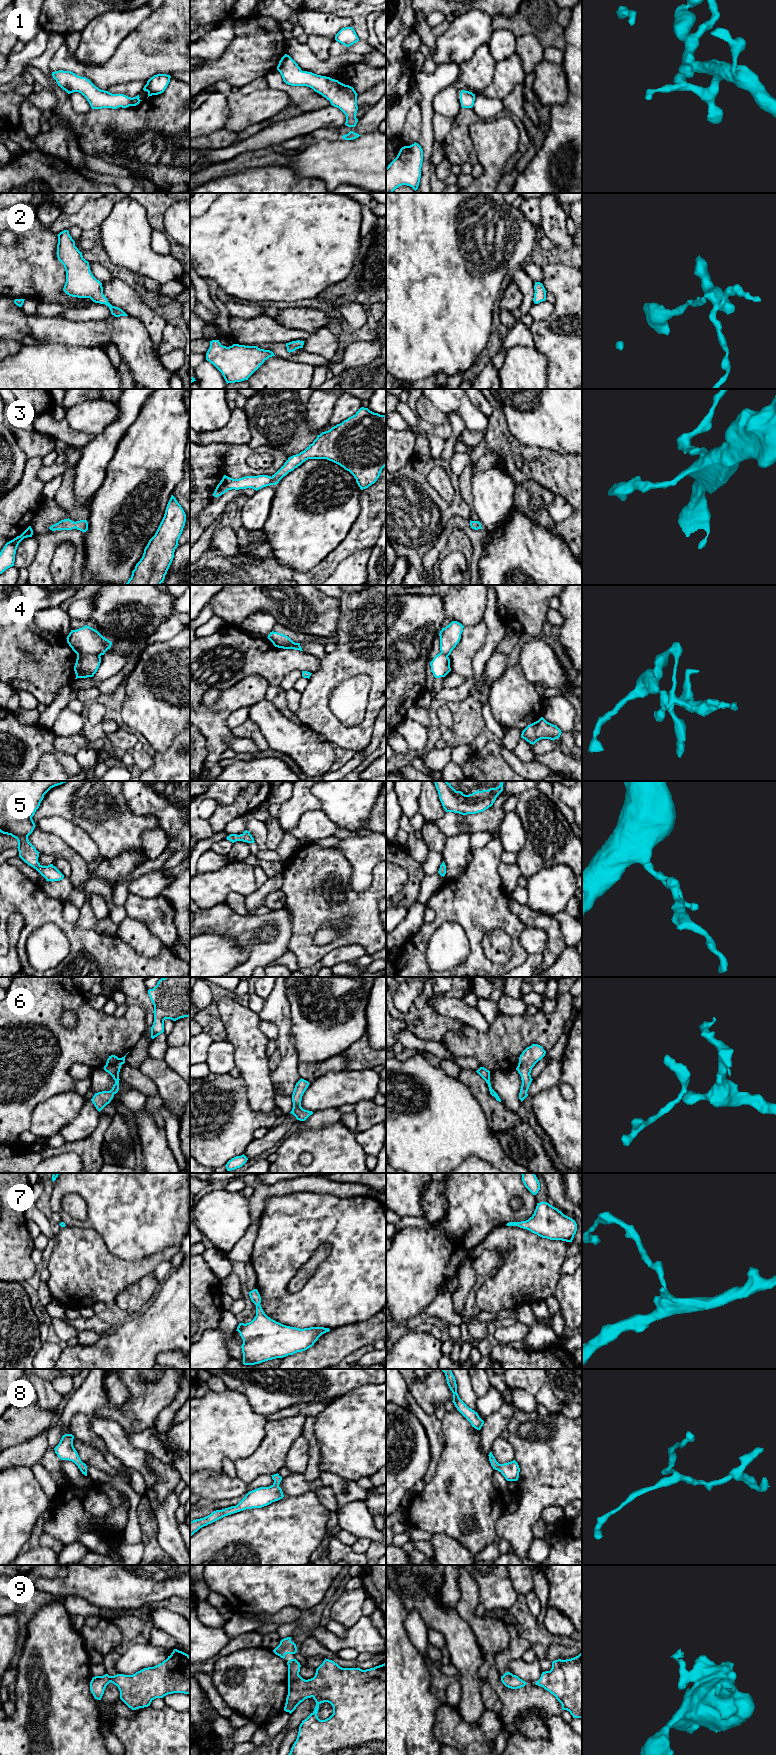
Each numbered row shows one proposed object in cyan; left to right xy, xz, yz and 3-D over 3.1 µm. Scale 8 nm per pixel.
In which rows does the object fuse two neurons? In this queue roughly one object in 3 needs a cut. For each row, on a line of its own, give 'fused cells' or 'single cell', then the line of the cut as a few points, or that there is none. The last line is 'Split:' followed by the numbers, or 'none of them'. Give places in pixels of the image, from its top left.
1: single cell | no cut
2: single cell | no cut
3: single cell | no cut
4: fused cells | xy (77, 654), (97, 654), (99, 656)
5: single cell | no cut
6: single cell | no cut
7: single cell | no cut
8: single cell | no cut
9: single cell | no cut
Split: 4

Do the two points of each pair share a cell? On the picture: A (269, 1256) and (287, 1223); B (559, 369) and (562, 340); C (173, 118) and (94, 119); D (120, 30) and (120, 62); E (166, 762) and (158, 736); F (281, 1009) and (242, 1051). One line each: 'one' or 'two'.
A: one
B: one
C: one
D: two
E: two
F: two

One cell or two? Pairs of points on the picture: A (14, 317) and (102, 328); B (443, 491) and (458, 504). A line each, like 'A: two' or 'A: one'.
A: one
B: two

